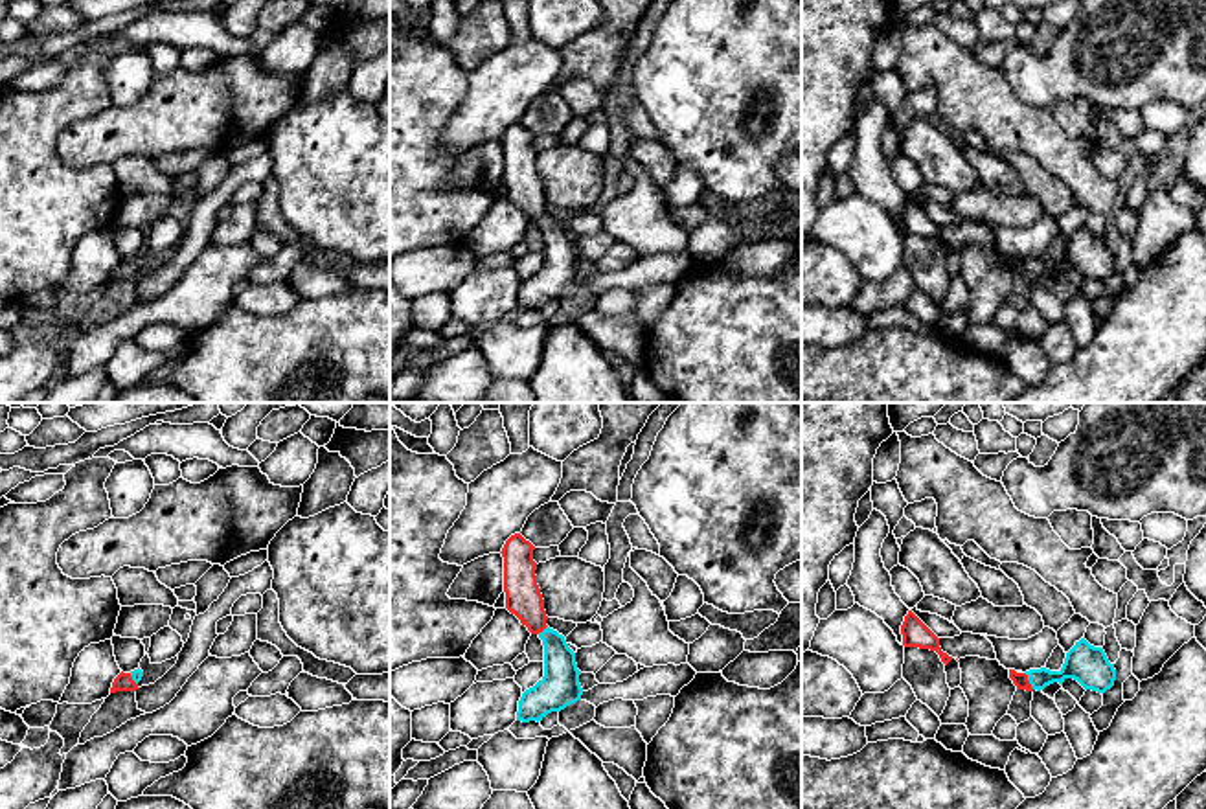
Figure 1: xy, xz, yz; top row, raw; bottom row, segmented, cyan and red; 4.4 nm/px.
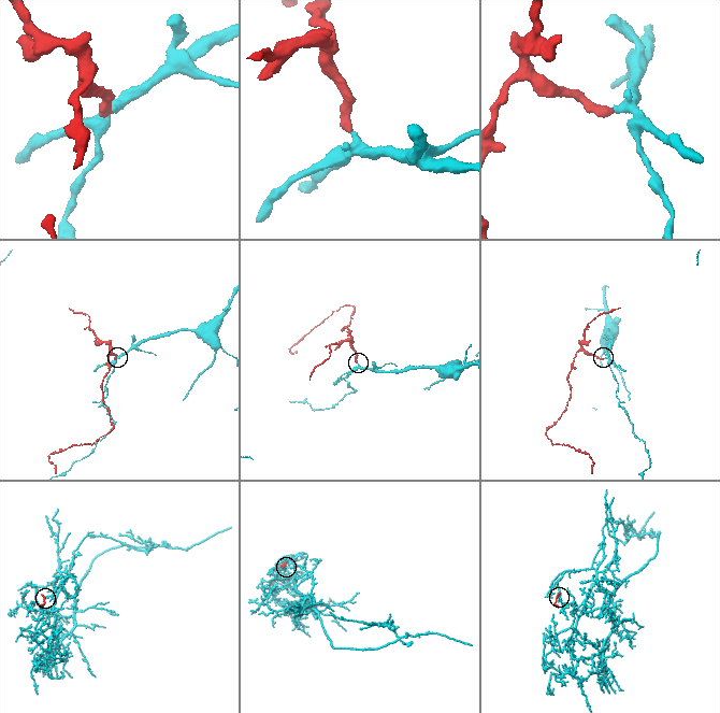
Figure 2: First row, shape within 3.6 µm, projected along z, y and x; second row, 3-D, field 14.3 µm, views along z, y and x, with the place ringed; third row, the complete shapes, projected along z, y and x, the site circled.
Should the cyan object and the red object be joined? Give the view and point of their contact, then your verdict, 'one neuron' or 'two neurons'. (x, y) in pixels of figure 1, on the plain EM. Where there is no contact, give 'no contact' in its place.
yz (1028, 267) | one neuron

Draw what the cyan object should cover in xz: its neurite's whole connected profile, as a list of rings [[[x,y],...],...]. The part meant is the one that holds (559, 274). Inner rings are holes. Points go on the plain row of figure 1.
[[[515,121],[500,140],[504,145],[506,197],[544,234],[544,265],[526,278],[518,289],[517,309],[522,311],[539,311],[548,302],[581,289],[583,283],[575,241],[563,222],[546,213],[548,204],[537,173],[533,138],[535,134],[529,129]]]

